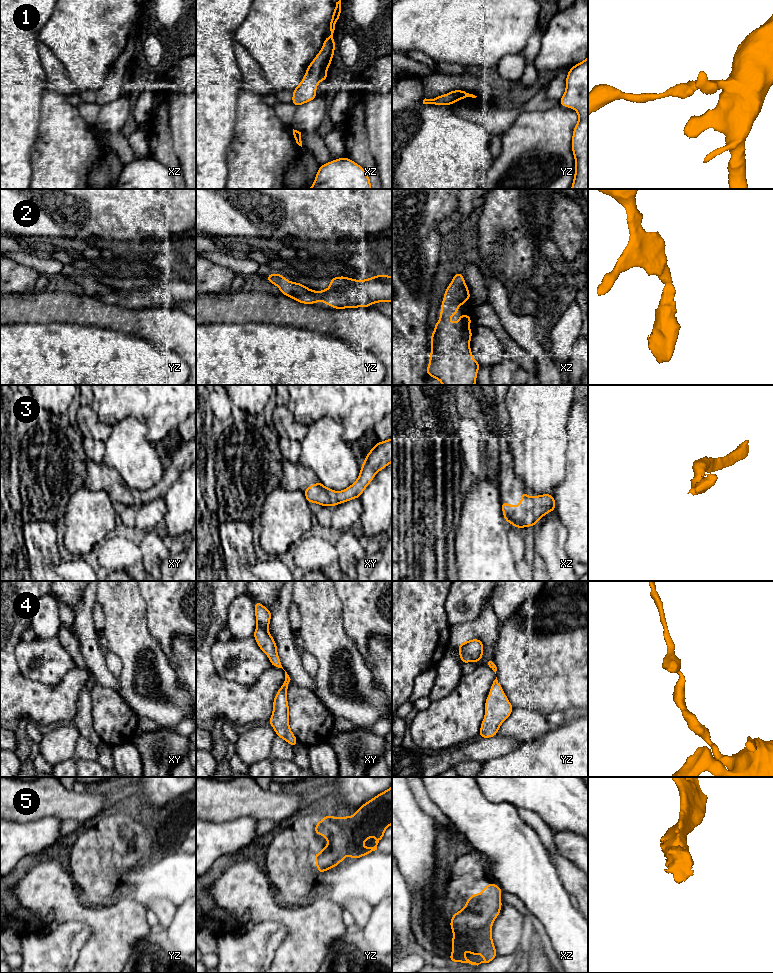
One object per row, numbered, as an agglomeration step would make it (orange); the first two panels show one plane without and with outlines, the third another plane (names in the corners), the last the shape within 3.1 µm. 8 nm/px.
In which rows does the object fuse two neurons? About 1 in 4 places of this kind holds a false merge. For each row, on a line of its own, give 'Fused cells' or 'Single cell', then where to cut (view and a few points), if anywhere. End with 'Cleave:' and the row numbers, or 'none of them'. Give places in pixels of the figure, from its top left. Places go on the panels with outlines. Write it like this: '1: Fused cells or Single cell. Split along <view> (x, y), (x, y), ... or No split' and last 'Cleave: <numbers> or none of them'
1: Single cell. No split
2: Single cell. No split
3: Single cell. No split
4: Single cell. No split
5: Single cell. No split
Cleave: none of them

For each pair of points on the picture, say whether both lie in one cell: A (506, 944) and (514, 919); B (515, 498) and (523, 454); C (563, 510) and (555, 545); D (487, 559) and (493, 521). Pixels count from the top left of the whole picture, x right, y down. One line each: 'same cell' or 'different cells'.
A: same cell
B: different cells
C: different cells
D: same cell

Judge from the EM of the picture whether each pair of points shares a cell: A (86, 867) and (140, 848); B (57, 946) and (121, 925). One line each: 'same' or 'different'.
A: same
B: different

